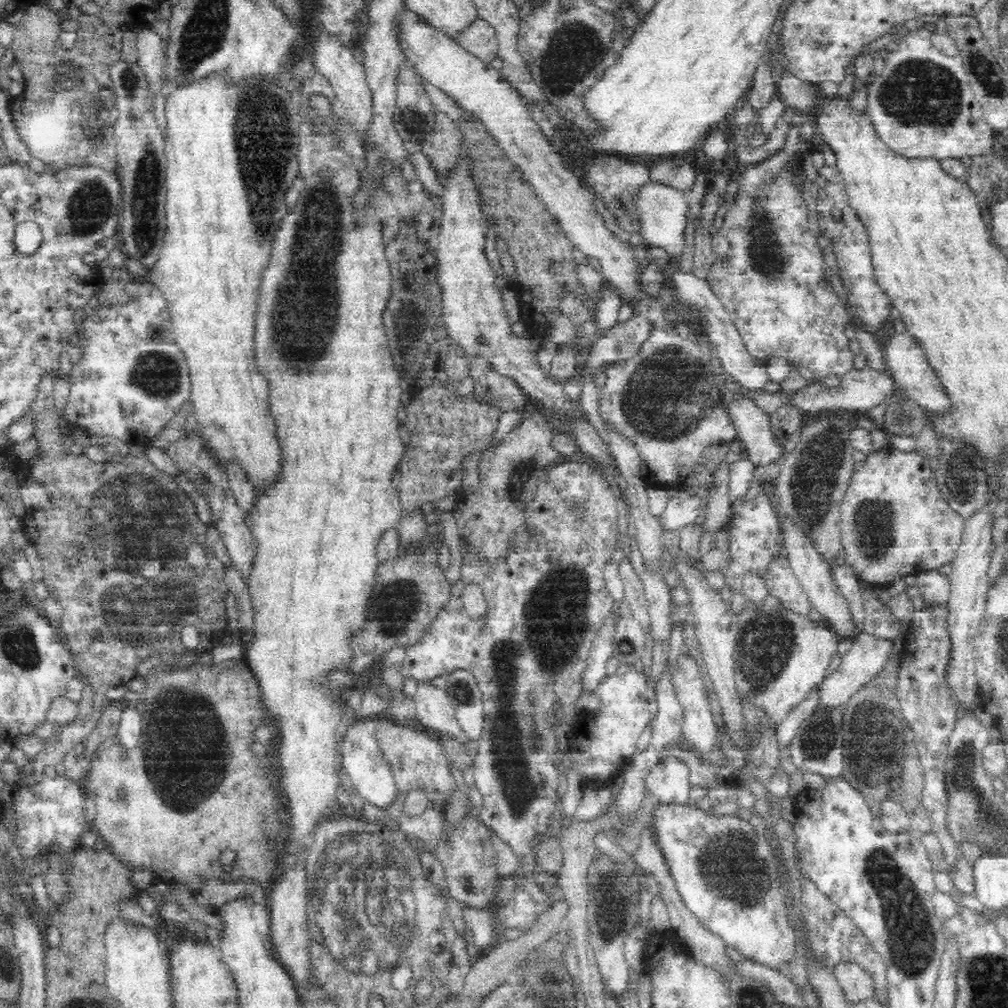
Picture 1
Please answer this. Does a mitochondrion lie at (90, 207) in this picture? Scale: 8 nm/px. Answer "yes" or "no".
yes

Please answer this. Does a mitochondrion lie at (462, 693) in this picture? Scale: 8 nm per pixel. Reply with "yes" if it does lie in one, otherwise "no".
yes

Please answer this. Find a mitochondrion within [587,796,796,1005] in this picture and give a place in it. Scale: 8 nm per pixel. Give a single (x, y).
(730, 870)

